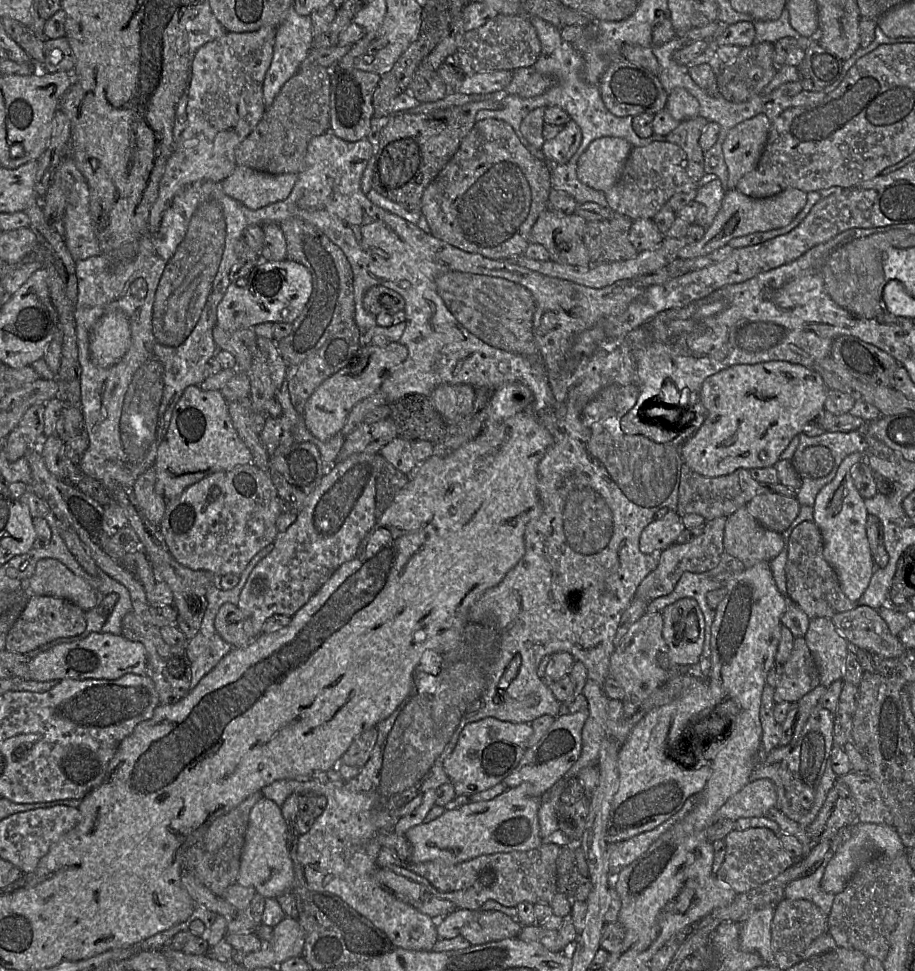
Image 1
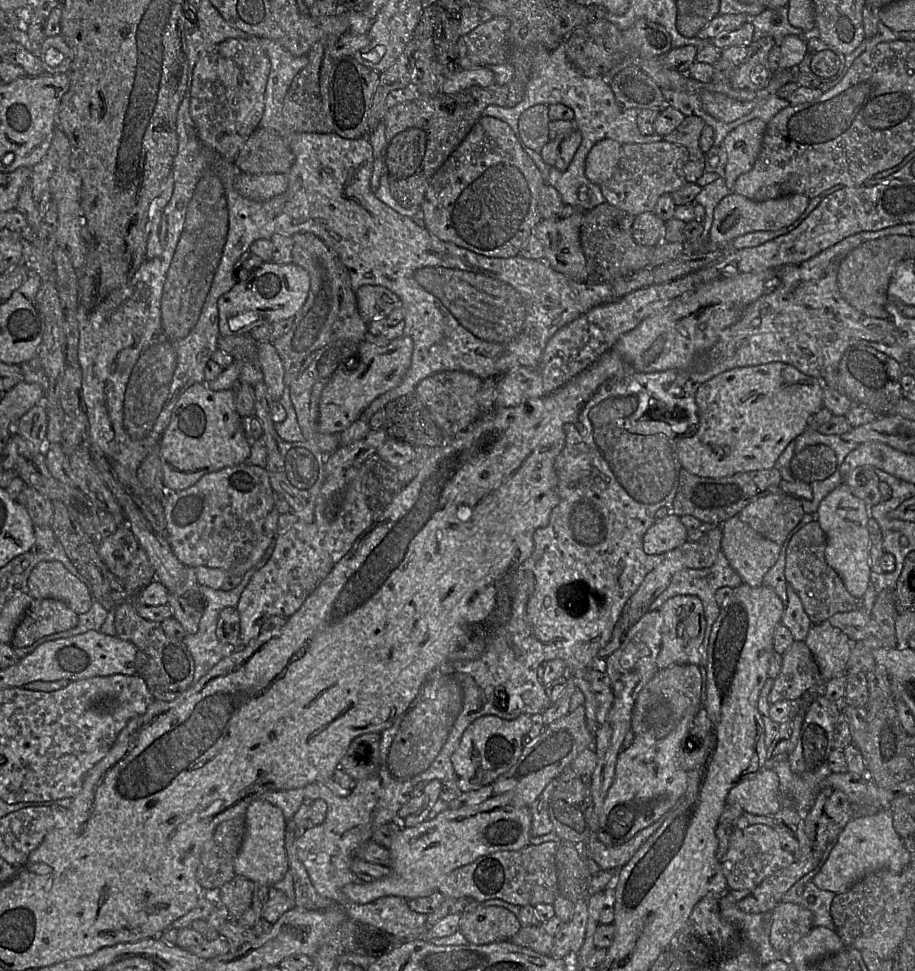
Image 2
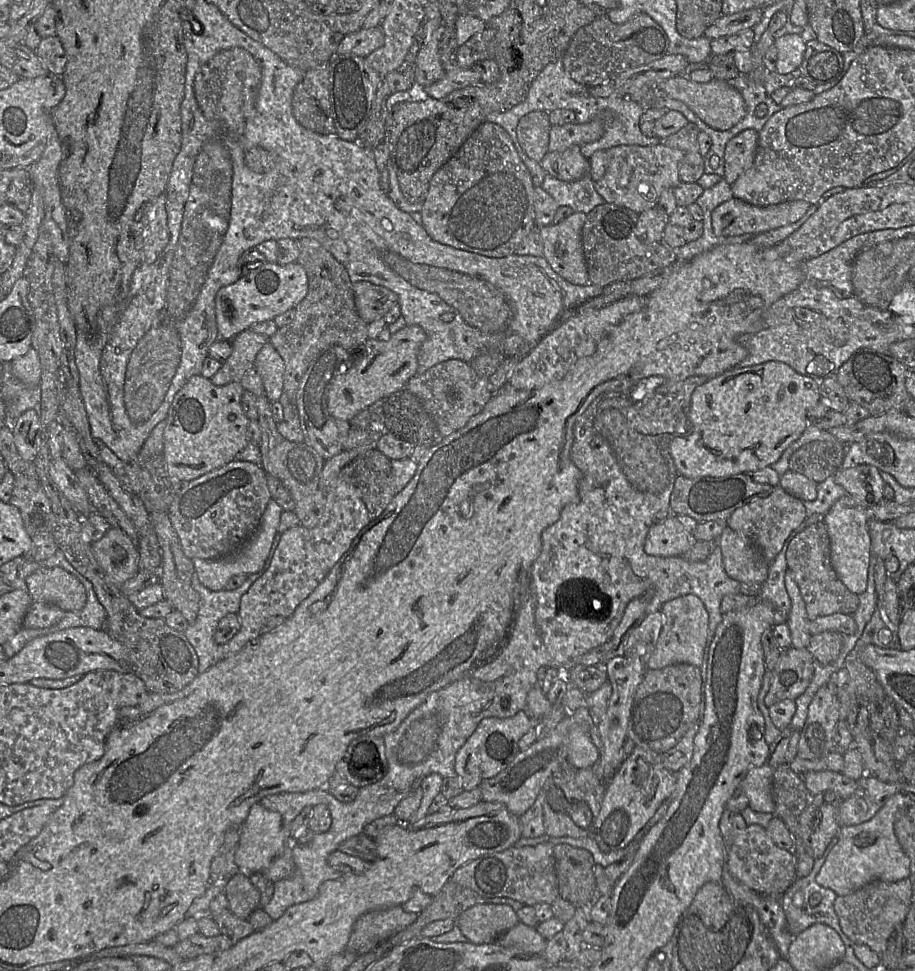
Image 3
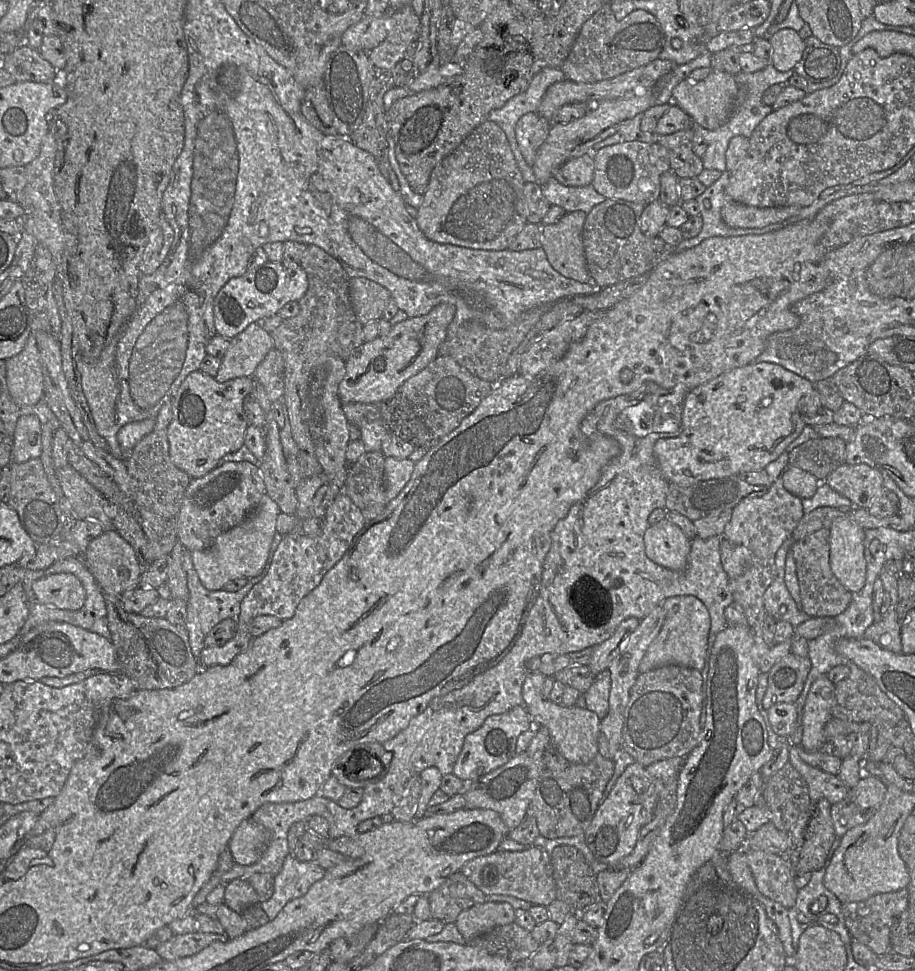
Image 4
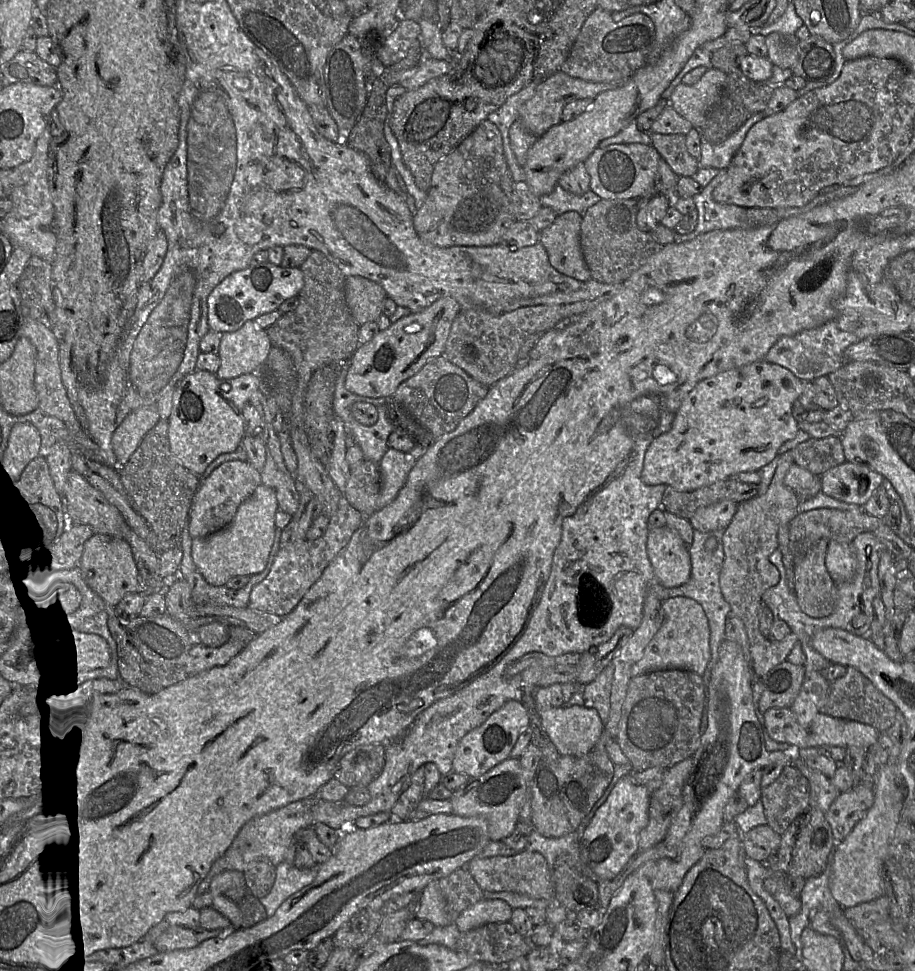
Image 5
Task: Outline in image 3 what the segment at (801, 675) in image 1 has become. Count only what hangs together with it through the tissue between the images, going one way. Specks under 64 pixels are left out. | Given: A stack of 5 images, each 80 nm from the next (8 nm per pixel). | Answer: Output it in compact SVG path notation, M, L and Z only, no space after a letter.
M789 647L781 650L771 673L771 685L764 698L768 708L781 701L795 701L804 693L814 675L814 657L807 648Z

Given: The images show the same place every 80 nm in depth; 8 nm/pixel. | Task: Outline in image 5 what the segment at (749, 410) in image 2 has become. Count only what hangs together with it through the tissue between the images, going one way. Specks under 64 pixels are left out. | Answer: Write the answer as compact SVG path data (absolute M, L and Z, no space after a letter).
M765 360L719 373L700 381L675 413L671 429L657 437L644 458L641 478L647 485L663 484L678 491L692 491L741 472L759 471L777 455L780 446L799 431L794 418L794 402L803 391L804 381L779 364Z

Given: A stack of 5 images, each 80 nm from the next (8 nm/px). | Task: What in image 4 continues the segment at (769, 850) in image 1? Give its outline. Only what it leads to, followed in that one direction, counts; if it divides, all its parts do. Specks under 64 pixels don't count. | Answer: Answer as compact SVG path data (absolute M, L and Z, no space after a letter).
M746 848L745 855L759 892L789 909L794 906L798 889L794 883L794 870L785 855Z

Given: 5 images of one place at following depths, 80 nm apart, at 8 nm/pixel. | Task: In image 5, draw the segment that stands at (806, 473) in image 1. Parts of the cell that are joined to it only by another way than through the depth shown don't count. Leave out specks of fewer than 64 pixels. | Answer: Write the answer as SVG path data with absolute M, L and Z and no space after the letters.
M842 436L809 438L792 449L793 463L821 476L846 461Z

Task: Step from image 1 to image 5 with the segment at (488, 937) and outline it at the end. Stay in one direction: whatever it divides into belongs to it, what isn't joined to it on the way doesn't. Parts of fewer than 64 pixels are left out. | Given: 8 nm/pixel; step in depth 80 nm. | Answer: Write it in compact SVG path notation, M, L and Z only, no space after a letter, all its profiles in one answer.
M484 898L461 912L455 923L462 933L488 923L509 922L512 911L504 900Z

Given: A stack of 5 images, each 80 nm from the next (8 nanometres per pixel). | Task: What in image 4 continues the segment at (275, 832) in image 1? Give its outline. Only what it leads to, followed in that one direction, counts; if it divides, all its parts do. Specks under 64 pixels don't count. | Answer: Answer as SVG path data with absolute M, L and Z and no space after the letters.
M249 817L235 830L228 848L235 863L251 865L260 859L268 842L268 831Z

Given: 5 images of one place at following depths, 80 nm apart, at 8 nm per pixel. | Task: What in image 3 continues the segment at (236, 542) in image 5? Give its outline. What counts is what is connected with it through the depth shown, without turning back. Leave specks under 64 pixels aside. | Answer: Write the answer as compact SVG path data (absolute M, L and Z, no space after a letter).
M271 498L262 514L257 529L234 554L218 559L192 559L200 583L211 591L220 591L224 589L230 578L238 575L248 576L261 570L269 554L273 539L278 532L282 511L282 508Z

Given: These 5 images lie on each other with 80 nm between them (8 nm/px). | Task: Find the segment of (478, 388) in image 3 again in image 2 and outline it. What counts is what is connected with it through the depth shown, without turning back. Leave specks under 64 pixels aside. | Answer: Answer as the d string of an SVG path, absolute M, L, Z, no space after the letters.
M442 371L421 380L415 388L415 393L430 411L447 439L463 431L480 416L477 394L482 383L483 380L472 373Z

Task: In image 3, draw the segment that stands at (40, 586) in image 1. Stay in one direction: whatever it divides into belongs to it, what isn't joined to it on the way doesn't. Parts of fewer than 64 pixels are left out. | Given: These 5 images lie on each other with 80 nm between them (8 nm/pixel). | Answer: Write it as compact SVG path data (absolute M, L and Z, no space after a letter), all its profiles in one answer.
M60 567L43 568L26 579L32 600L55 605L65 612L79 612L87 602L83 584Z

